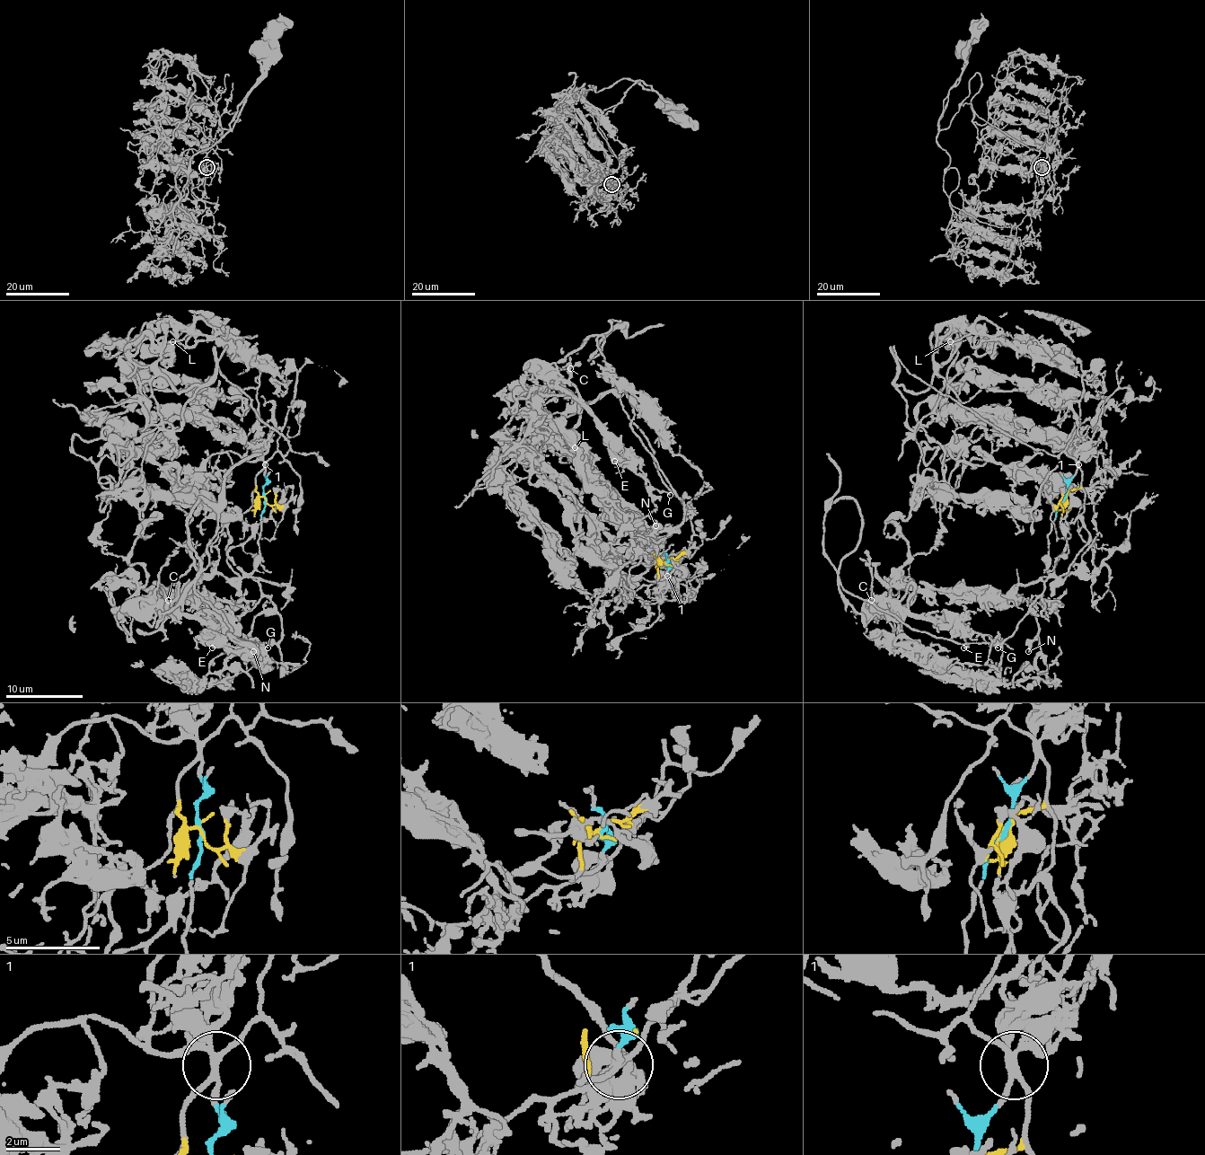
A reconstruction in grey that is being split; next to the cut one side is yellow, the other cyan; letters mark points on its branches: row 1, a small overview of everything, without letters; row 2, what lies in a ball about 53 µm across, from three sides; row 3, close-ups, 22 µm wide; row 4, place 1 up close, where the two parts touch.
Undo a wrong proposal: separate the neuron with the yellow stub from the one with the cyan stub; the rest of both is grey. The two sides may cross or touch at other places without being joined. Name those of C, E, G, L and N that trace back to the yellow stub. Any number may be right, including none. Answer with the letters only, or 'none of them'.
L

